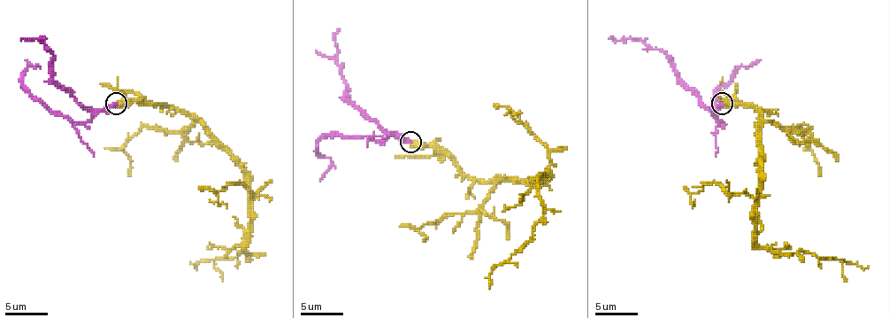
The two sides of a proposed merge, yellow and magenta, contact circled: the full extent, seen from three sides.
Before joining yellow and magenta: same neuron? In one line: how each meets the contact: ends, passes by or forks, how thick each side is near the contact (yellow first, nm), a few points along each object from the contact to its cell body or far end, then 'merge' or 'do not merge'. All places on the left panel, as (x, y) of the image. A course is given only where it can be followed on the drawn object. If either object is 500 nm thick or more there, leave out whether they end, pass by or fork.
yellow ends; magenta ends; calibres 480 and 360 nm; course yellow (115, 103), (166, 103), (190, 113), (246, 178), (249, 208), (243, 251), (248, 252), (195, 266); course magenta (115, 103), (104, 109), (85, 109), (53, 79), (53, 56), (42, 38), (40, 41), (44, 38); do not merge

